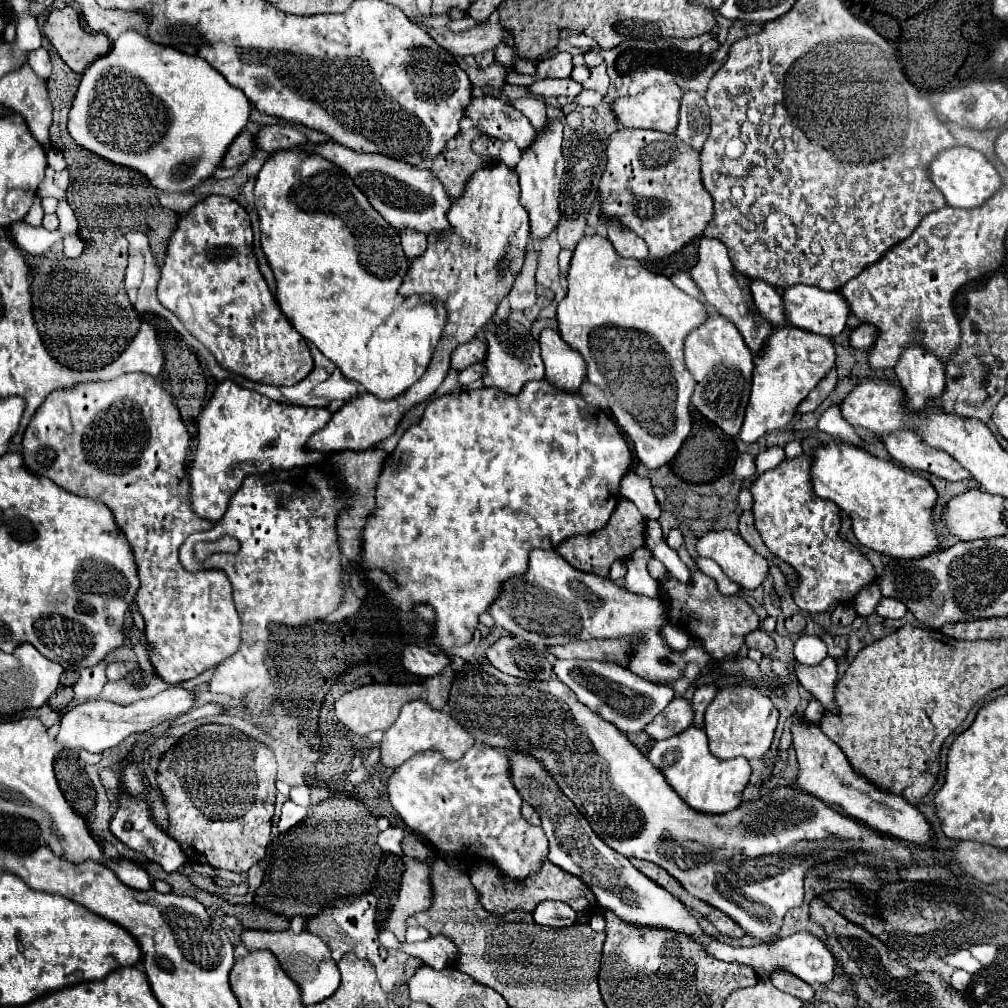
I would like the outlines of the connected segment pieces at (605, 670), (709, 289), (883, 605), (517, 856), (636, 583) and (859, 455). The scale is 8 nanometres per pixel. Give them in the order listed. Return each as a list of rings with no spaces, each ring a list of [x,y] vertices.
[[[556,660],[554,674],[564,682],[592,712],[602,716],[606,722],[614,724],[624,734],[642,732],[654,716],[658,716],[664,706],[674,698],[674,690],[662,684],[652,684],[642,676],[634,676],[630,668],[618,666],[614,662],[596,662],[596,660]]]
[[[706,236],[700,240],[700,256],[698,256],[696,266],[690,270],[690,276],[696,282],[696,286],[700,288],[706,304],[710,304],[714,310],[718,310],[724,318],[728,318],[740,330],[746,346],[752,352],[758,352],[764,346],[766,338],[772,334],[772,326],[754,308],[754,300],[750,294],[750,288],[748,288],[748,278],[732,266],[732,262],[728,258],[728,250],[720,240],[706,238]]]
[[[882,598],[880,604],[876,606],[876,614],[880,614],[882,618],[902,618],[906,614],[906,606],[900,600],[894,598]]]
[[[476,742],[458,762],[446,760],[436,750],[420,752],[394,770],[388,798],[406,826],[428,838],[436,850],[488,860],[508,878],[522,880],[548,856],[542,828],[528,824],[520,814],[522,798],[510,782],[506,752],[498,748]]]
[[[640,548],[638,552],[634,552],[632,556],[626,559],[628,570],[624,578],[624,588],[632,594],[656,598],[658,596],[658,582],[652,580],[652,576],[646,570],[646,562],[648,562],[650,556],[652,554],[650,554],[648,548]]]
[[[826,442],[812,448],[810,476],[812,492],[822,500],[834,502],[850,516],[852,530],[862,546],[892,558],[920,558],[938,550],[938,536],[932,524],[936,490],[920,474],[876,458],[852,444]]]

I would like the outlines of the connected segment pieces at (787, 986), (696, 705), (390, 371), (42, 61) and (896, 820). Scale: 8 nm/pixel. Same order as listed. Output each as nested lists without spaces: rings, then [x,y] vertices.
[[[774,972],[774,974],[770,976],[770,980],[772,980],[772,984],[774,984],[778,990],[788,992],[788,994],[800,998],[800,1000],[810,1000],[810,998],[814,996],[812,986],[806,984],[806,982],[802,982],[802,980],[798,980],[798,978],[792,976],[792,974],[786,974],[786,972]]]
[[[702,684],[696,688],[694,696],[692,696],[692,708],[694,708],[694,724],[702,726],[702,718],[704,718],[704,710],[706,706],[712,702],[712,698],[716,696],[716,686],[714,684]]]
[[[282,150],[282,152],[274,152],[262,166],[262,170],[256,176],[256,186],[254,186],[254,198],[256,198],[256,210],[260,216],[260,232],[262,232],[262,250],[270,262],[270,268],[274,272],[276,278],[276,298],[278,304],[282,308],[282,312],[288,316],[288,320],[292,322],[292,326],[310,342],[314,342],[318,346],[318,350],[330,358],[348,380],[358,382],[366,392],[378,396],[380,400],[392,400],[396,396],[400,396],[404,390],[408,390],[412,384],[416,384],[416,380],[422,378],[422,374],[426,372],[430,360],[432,360],[432,352],[444,332],[444,324],[446,324],[446,308],[444,302],[434,302],[432,296],[428,294],[416,294],[416,304],[406,304],[408,298],[398,294],[398,288],[402,284],[402,278],[408,270],[408,258],[406,254],[402,254],[402,246],[400,246],[400,236],[396,232],[396,228],[392,228],[368,202],[368,198],[352,184],[350,176],[346,172],[342,172],[338,166],[334,166],[332,162],[324,160],[322,156],[316,154],[304,154],[300,150]]]
[[[43,47],[28,54],[28,64],[40,78],[47,80],[52,72],[49,53]]]
[[[800,718],[794,724],[792,734],[794,734],[792,746],[796,750],[798,768],[800,768],[798,784],[802,790],[818,796],[820,800],[824,800],[828,804],[838,804],[844,810],[844,814],[868,824],[870,828],[874,828],[878,832],[890,834],[890,836],[906,840],[906,842],[914,842],[914,844],[922,844],[922,842],[930,840],[930,826],[928,826],[926,818],[902,796],[882,790],[882,788],[874,786],[874,782],[866,780],[862,774],[858,774],[850,766],[850,762],[844,756],[844,752],[840,750],[840,746],[822,734],[820,726],[806,724]]]

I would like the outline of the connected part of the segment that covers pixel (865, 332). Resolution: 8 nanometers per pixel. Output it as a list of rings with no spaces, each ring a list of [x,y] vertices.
[[[860,324],[856,330],[852,330],[850,334],[850,346],[852,348],[862,348],[862,350],[870,350],[876,342],[878,336],[878,328],[872,324]]]

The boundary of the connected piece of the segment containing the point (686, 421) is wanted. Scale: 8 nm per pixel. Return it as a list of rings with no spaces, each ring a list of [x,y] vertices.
[[[598,234],[584,236],[574,248],[568,270],[568,294],[558,306],[558,330],[564,340],[576,348],[588,364],[588,380],[604,390],[610,410],[632,440],[634,452],[648,468],[660,468],[670,462],[692,430],[690,372],[684,364],[684,340],[708,318],[706,306],[672,286],[662,274],[644,270],[638,260],[622,258],[614,252],[608,238]]]

